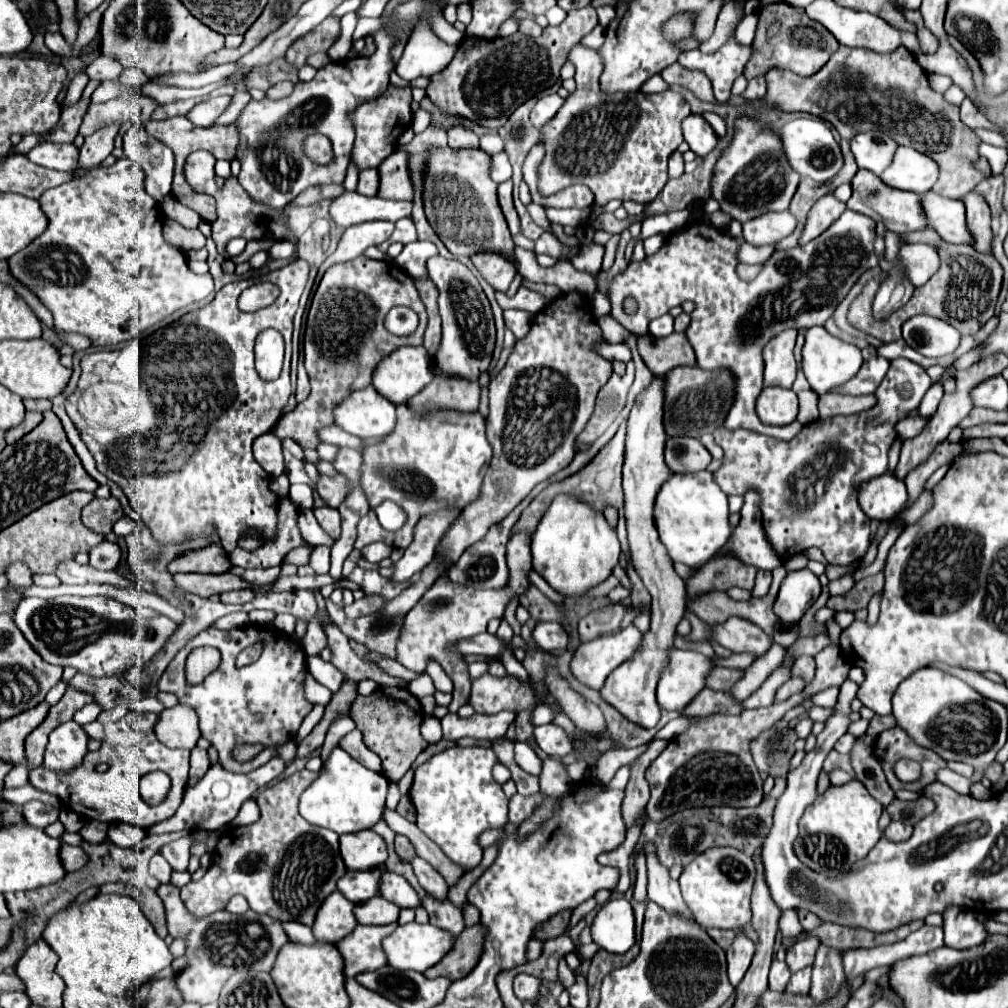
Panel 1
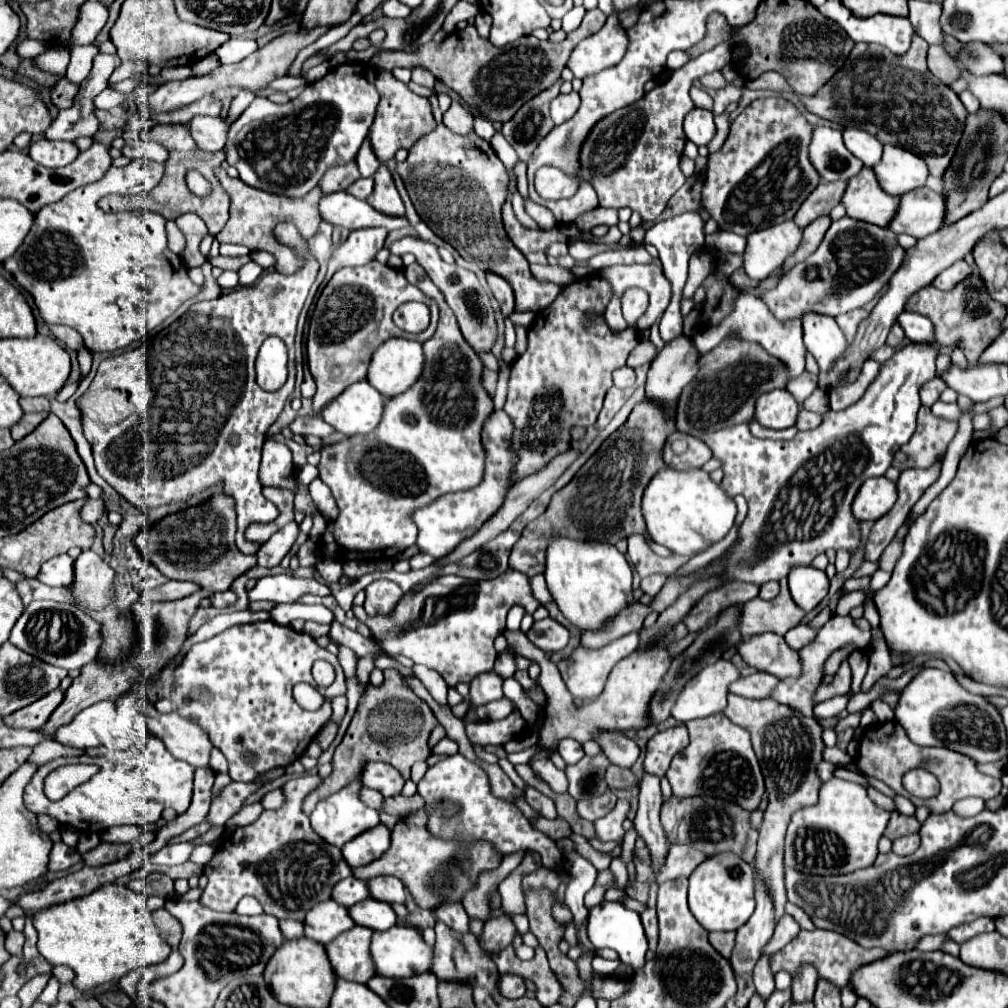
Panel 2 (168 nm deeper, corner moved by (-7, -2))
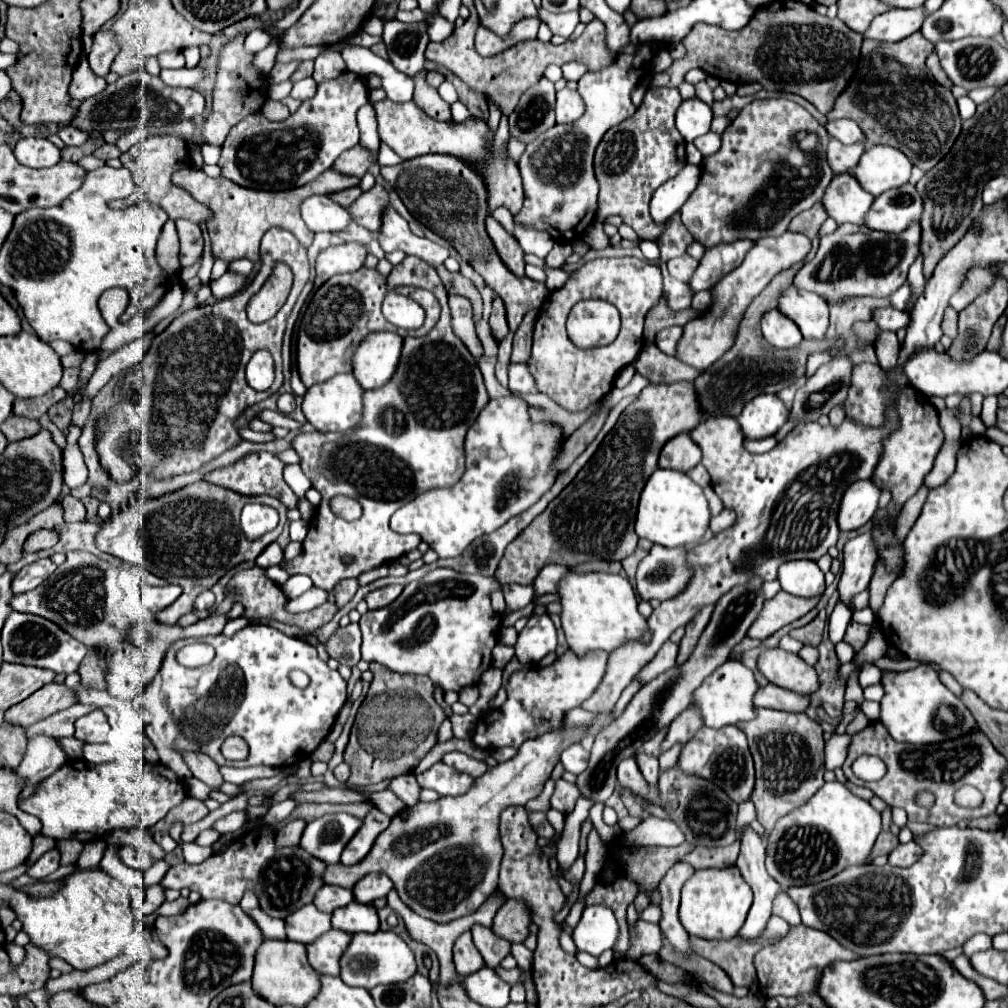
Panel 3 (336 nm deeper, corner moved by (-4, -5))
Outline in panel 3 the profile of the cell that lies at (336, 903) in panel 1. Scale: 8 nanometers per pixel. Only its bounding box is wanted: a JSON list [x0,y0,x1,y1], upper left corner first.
[285,904,331,944]

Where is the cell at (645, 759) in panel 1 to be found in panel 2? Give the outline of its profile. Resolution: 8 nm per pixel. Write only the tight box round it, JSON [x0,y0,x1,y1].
[644,725,688,777]

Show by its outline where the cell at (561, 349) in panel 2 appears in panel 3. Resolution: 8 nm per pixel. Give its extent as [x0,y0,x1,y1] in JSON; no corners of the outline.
[527,258,663,412]

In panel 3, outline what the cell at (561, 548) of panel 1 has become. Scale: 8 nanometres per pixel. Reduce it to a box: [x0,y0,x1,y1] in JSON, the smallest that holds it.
[557,572,649,654]

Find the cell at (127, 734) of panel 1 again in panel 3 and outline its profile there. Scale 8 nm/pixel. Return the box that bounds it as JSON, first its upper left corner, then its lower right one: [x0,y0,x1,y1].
[19,760,187,840]

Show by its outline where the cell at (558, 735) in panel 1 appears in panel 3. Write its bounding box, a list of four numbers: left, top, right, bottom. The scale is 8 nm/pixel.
[561,744,589,774]

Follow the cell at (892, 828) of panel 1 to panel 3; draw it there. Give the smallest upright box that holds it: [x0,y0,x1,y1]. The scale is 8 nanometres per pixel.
[889,840,923,868]

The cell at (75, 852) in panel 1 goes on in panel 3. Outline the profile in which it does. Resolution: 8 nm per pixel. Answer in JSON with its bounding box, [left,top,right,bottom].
[27,848,61,880]

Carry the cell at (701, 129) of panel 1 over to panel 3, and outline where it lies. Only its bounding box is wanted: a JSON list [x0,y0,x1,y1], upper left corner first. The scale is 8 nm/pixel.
[677,98,711,142]

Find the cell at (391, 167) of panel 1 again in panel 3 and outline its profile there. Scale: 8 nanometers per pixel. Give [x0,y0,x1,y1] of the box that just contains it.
[349,184,389,232]

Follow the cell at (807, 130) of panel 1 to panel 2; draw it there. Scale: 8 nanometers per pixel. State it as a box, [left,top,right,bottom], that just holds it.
[810,127,864,181]

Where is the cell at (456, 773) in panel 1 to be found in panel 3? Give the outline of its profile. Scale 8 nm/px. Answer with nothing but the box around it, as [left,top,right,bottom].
[417,762,475,796]

